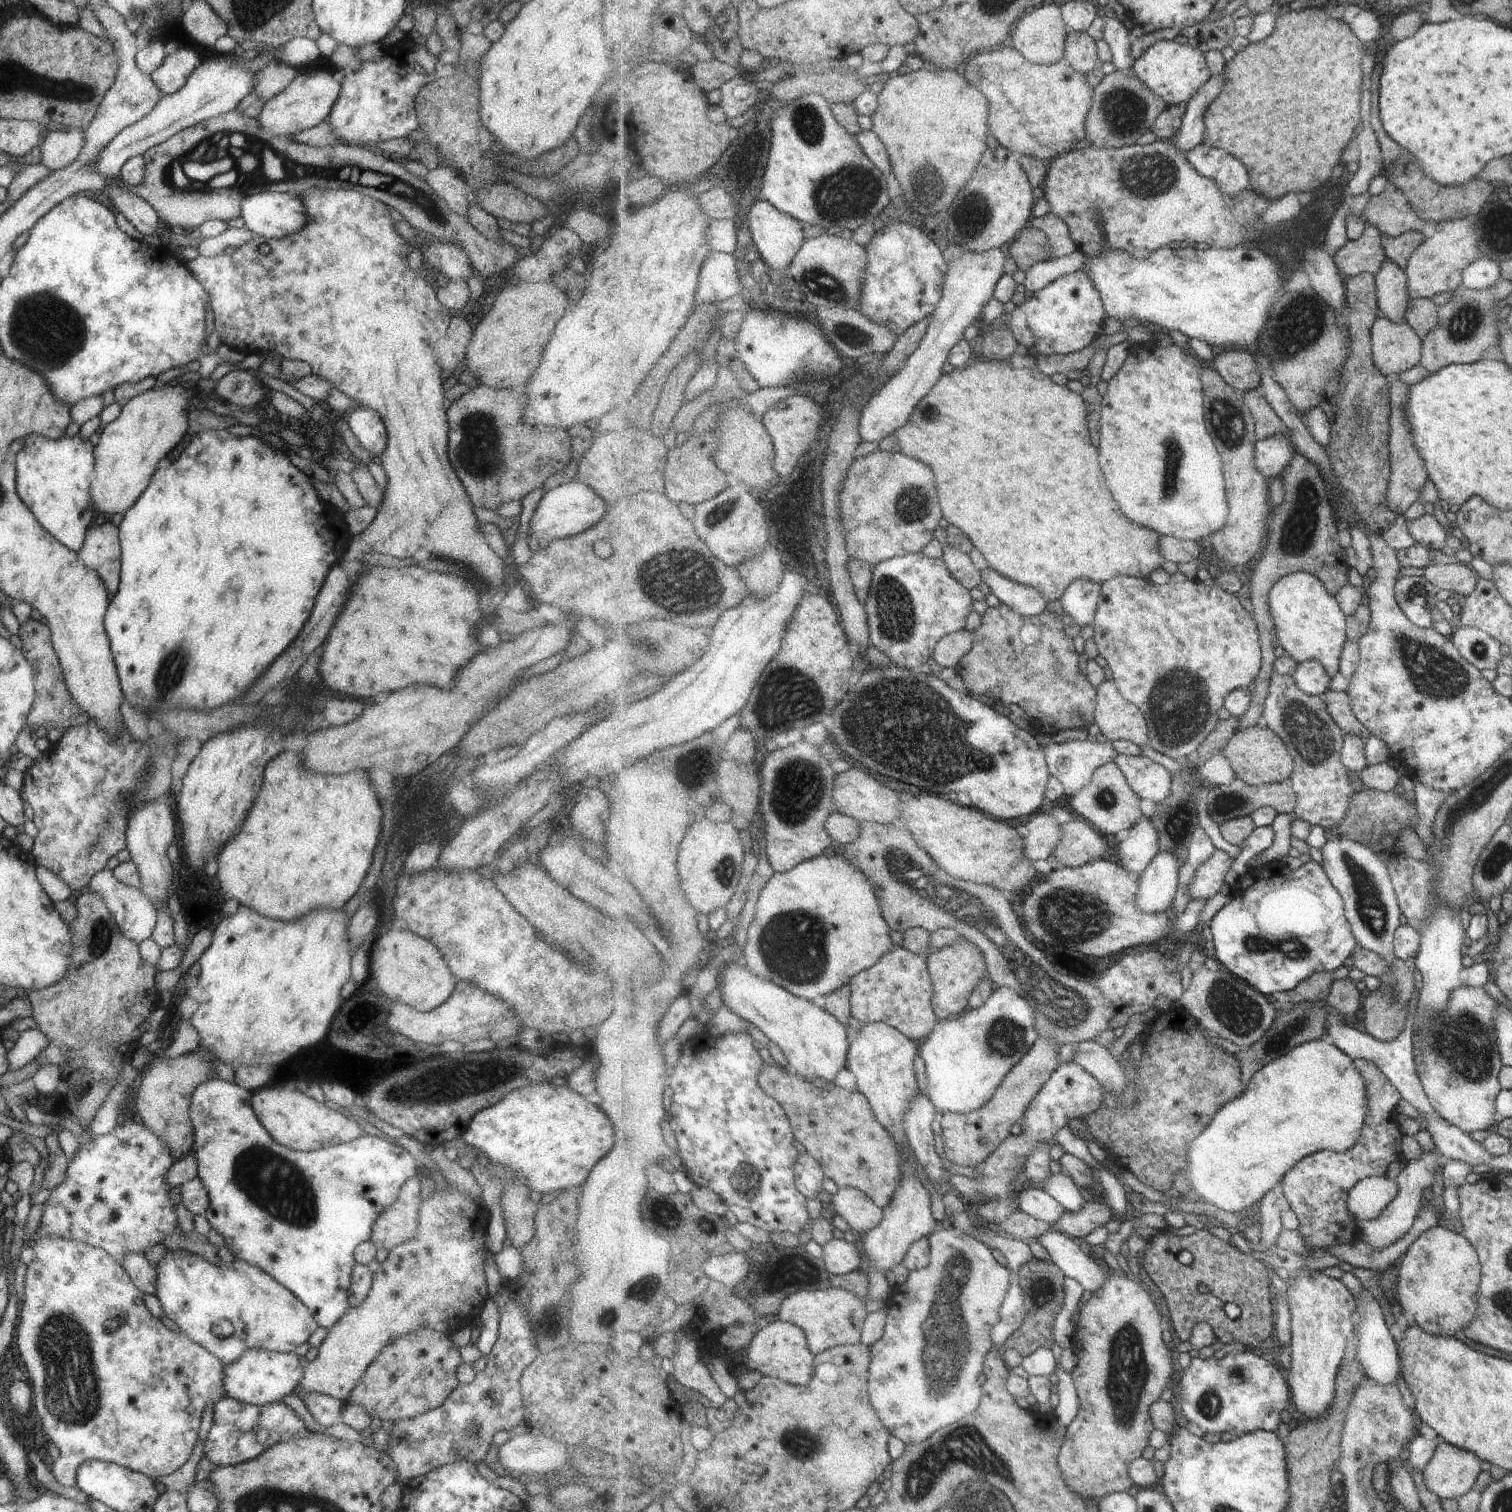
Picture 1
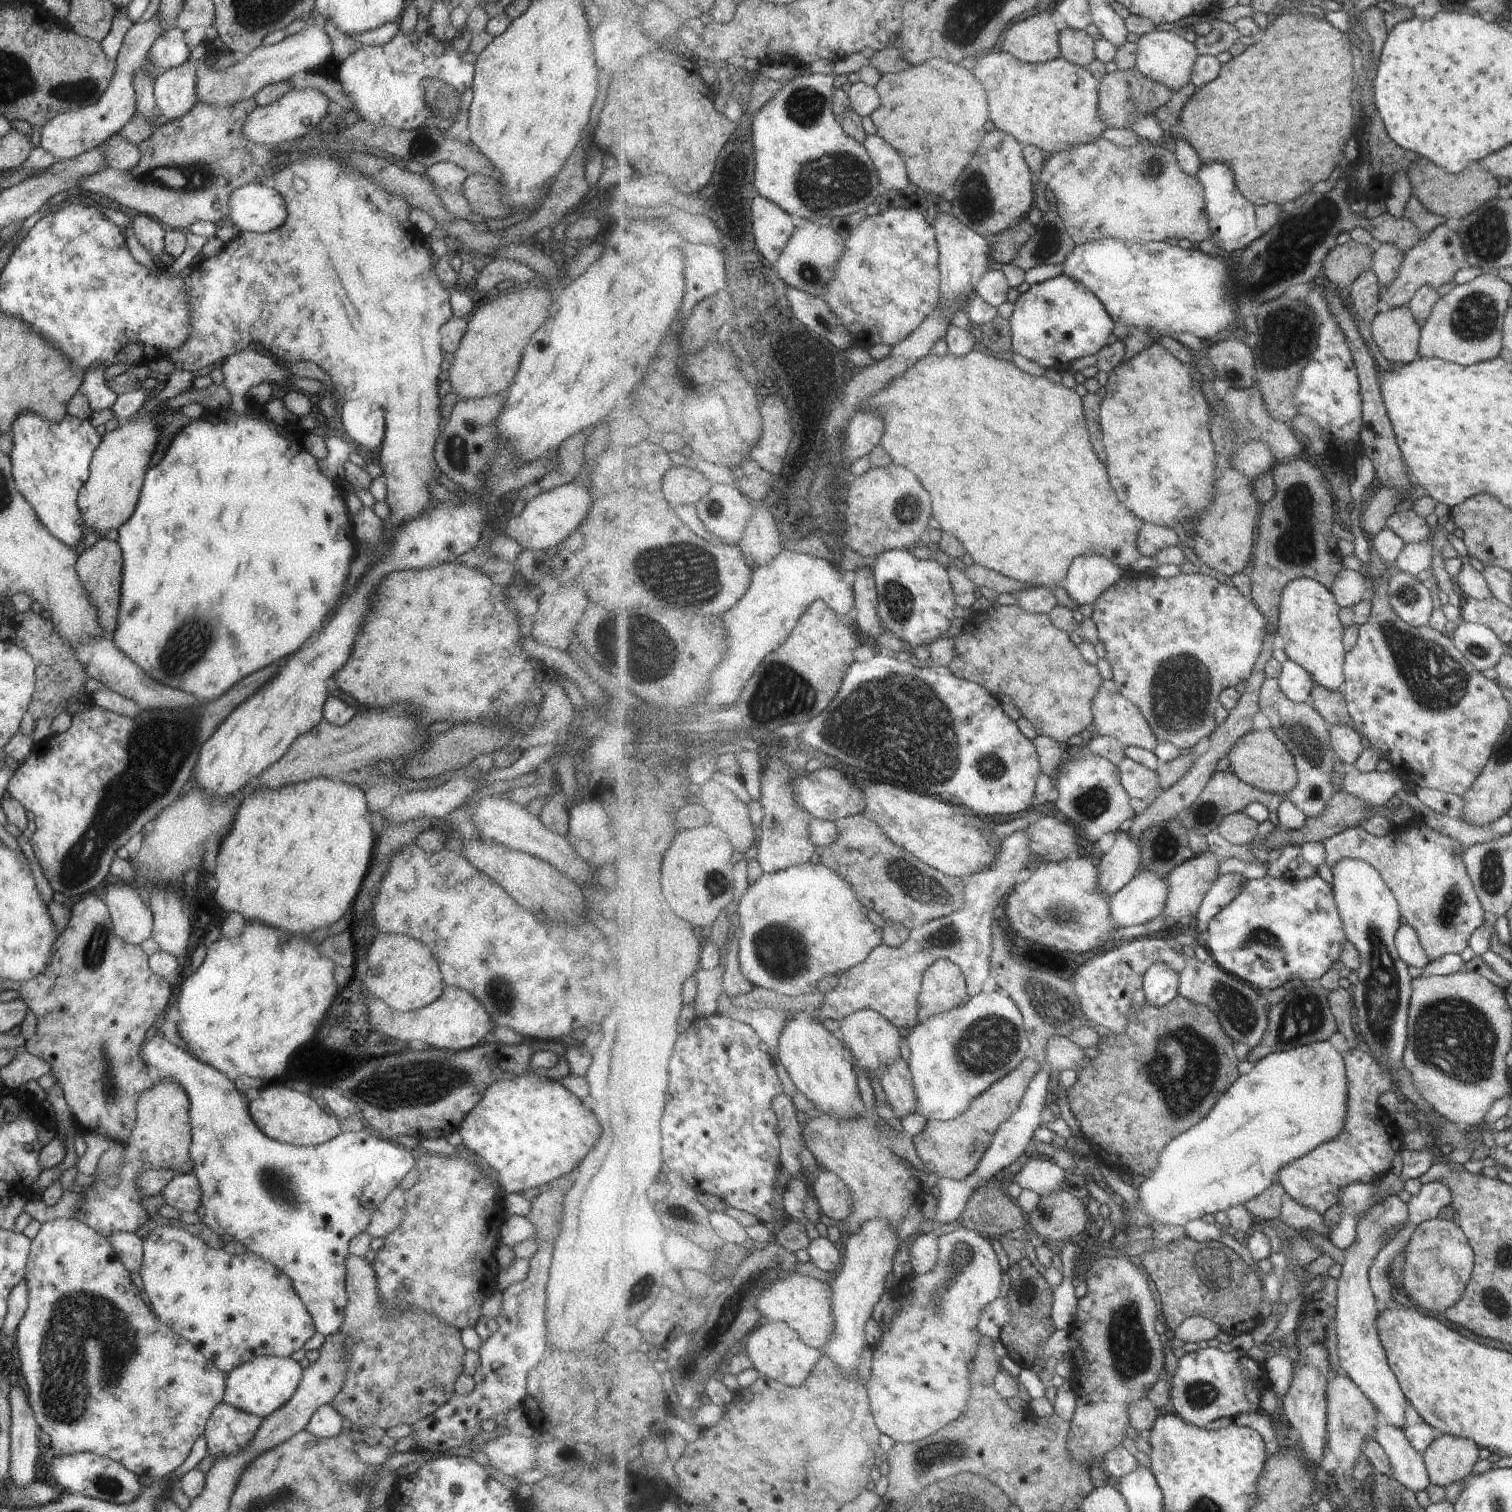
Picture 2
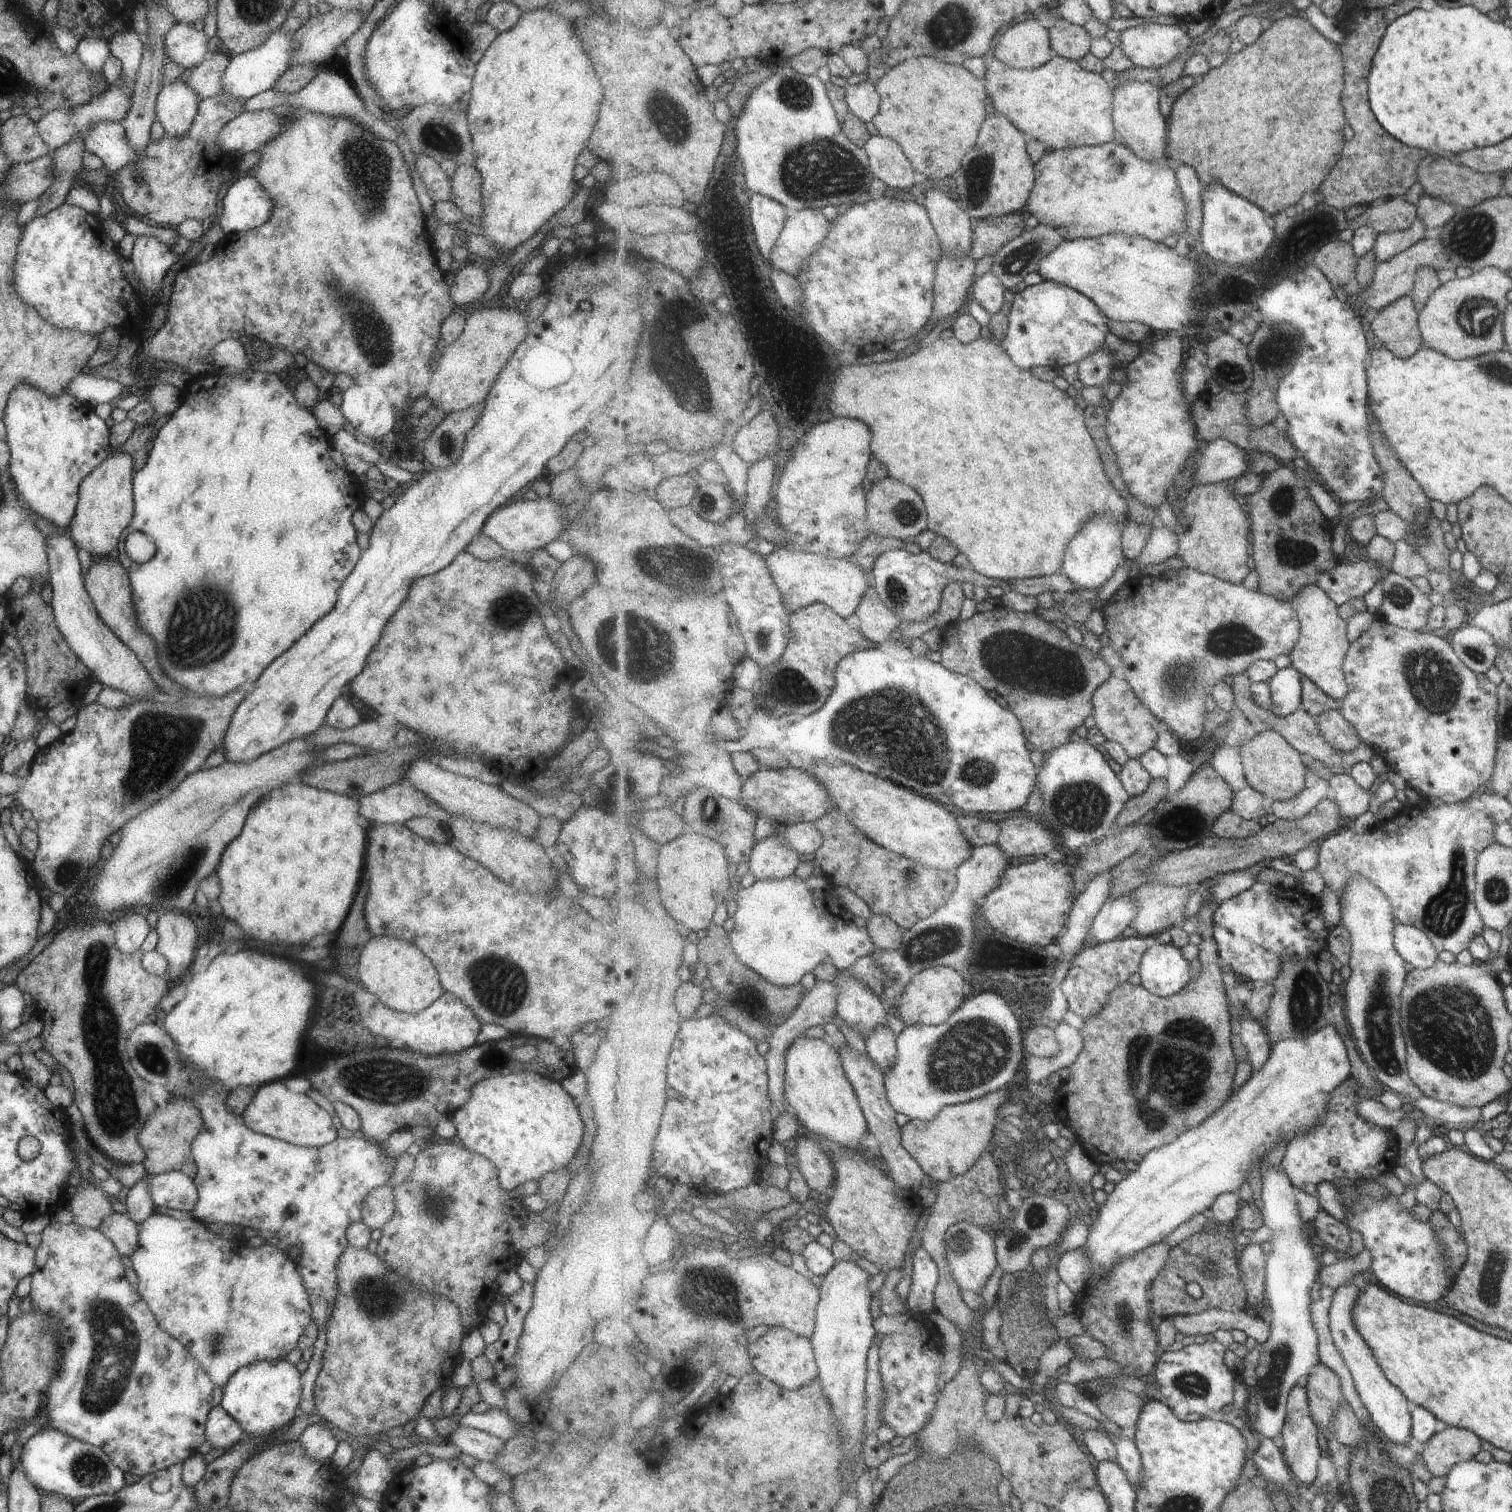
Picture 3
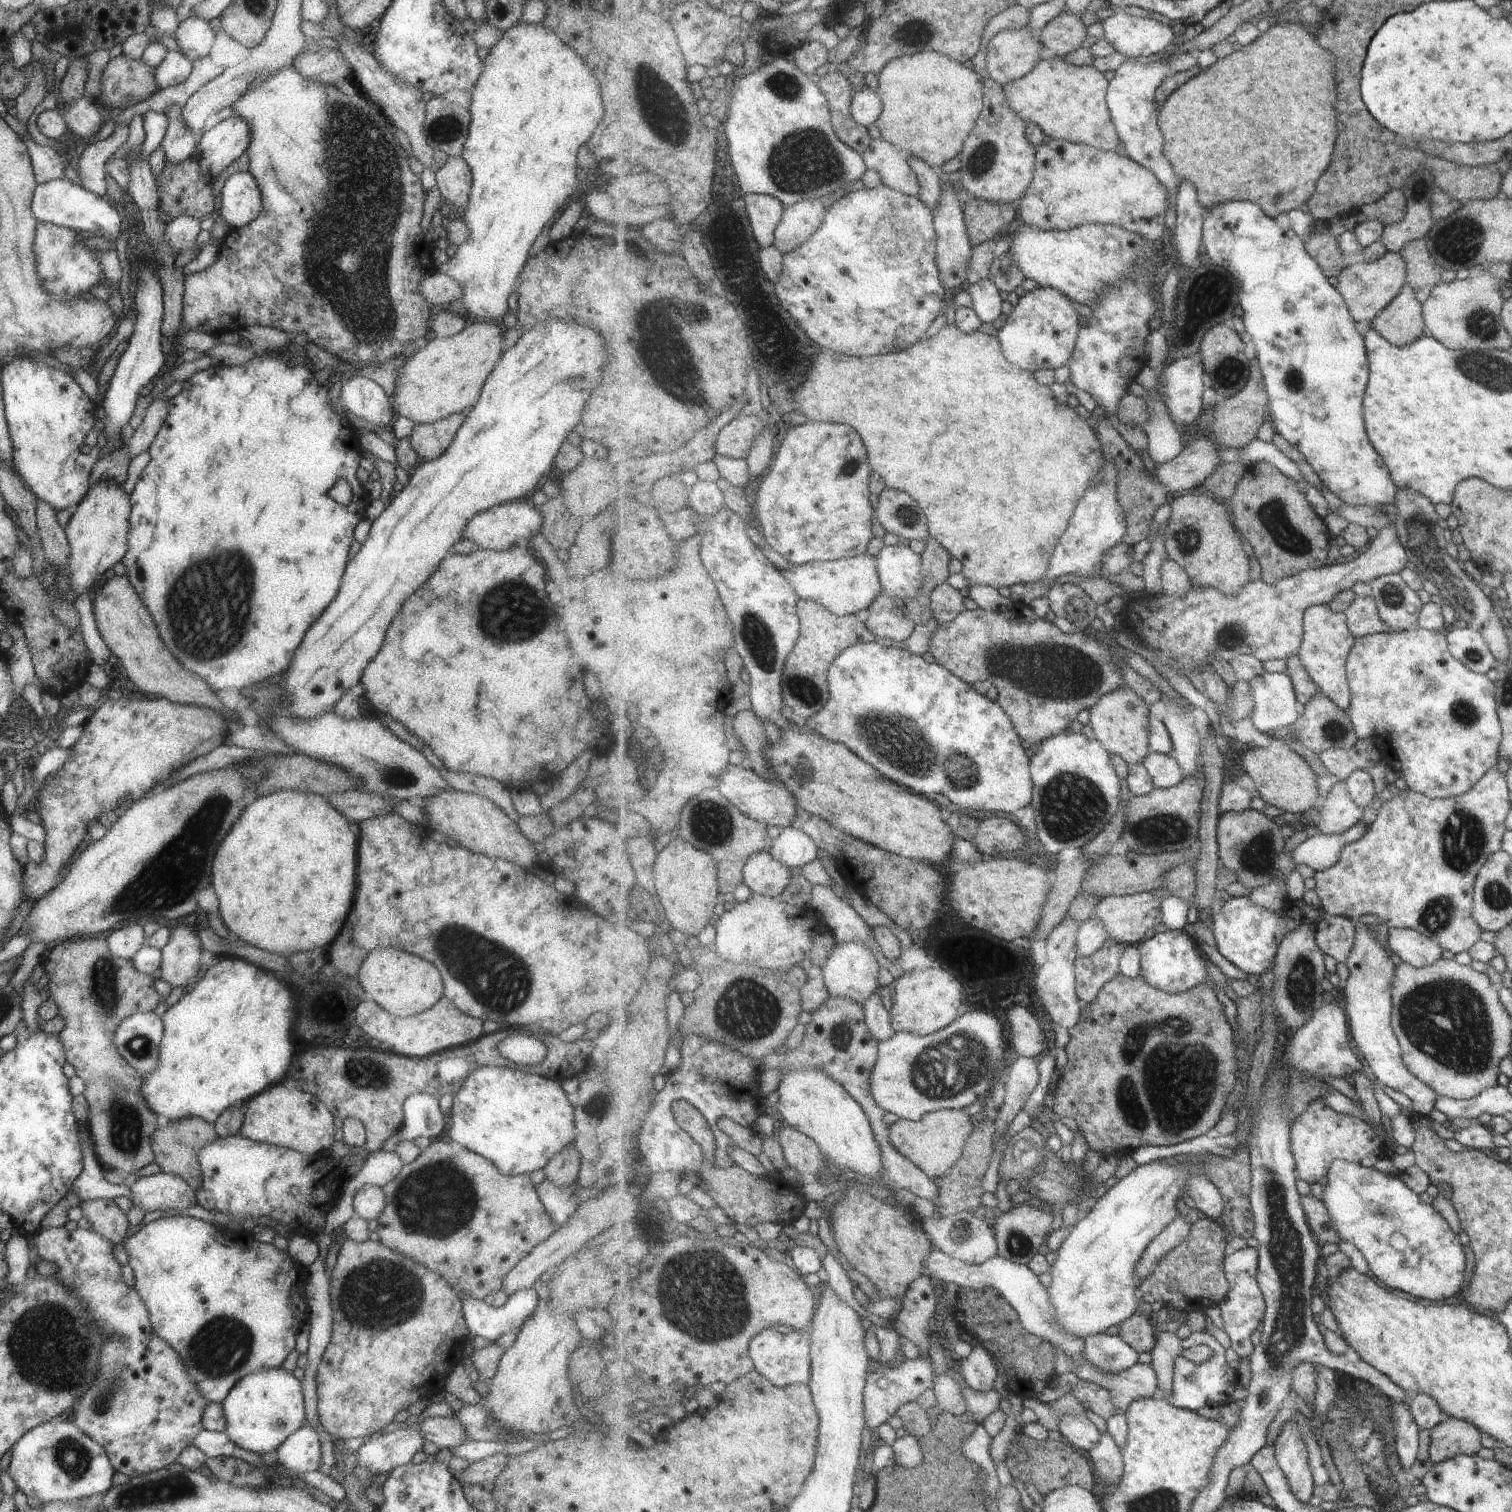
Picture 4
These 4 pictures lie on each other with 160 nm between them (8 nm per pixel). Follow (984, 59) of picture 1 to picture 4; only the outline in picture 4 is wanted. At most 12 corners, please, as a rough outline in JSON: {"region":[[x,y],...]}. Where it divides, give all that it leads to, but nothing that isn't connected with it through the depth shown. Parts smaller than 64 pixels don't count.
{"region":[[1059,55],[1002,87],[1049,138],[1115,151],[1097,67]]}

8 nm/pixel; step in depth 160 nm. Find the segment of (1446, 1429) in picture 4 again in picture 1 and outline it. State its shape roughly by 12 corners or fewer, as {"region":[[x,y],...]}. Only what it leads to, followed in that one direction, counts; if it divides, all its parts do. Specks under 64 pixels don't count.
{"region":[[1441,1441],[1421,1473],[1439,1499],[1471,1490],[1474,1454]]}

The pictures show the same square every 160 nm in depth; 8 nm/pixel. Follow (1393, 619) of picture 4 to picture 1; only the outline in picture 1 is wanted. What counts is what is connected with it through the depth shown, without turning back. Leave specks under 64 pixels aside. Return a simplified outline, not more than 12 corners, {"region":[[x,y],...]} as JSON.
{"region":[[1401,577],[1396,598],[1416,627],[1432,628],[1438,590],[1425,577]]}

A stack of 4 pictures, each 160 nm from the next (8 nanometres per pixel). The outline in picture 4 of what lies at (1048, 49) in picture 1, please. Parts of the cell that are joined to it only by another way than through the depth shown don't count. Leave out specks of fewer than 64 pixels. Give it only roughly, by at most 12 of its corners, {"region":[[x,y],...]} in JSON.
{"region":[[1029,27],[988,46],[990,77],[1002,87],[1026,77],[1043,45]]}

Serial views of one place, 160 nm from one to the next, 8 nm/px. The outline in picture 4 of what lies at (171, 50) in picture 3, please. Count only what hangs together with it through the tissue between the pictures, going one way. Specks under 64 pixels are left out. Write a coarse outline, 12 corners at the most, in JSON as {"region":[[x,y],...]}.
{"region":[[181,20],[173,34],[190,62],[209,54],[215,36],[207,21]]}

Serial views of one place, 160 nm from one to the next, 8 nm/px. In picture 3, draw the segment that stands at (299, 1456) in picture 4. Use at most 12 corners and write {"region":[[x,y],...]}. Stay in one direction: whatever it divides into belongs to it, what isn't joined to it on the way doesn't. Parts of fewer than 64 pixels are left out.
{"region":[[313,1423],[297,1442],[304,1455],[329,1460],[338,1443],[331,1426]]}

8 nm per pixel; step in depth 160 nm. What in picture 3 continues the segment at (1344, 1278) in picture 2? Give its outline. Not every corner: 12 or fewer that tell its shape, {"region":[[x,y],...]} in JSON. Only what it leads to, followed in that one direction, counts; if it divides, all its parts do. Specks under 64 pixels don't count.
{"region":[[1358,1280],[1335,1289],[1332,1337],[1374,1424],[1411,1447],[1407,1397],[1358,1331]]}

